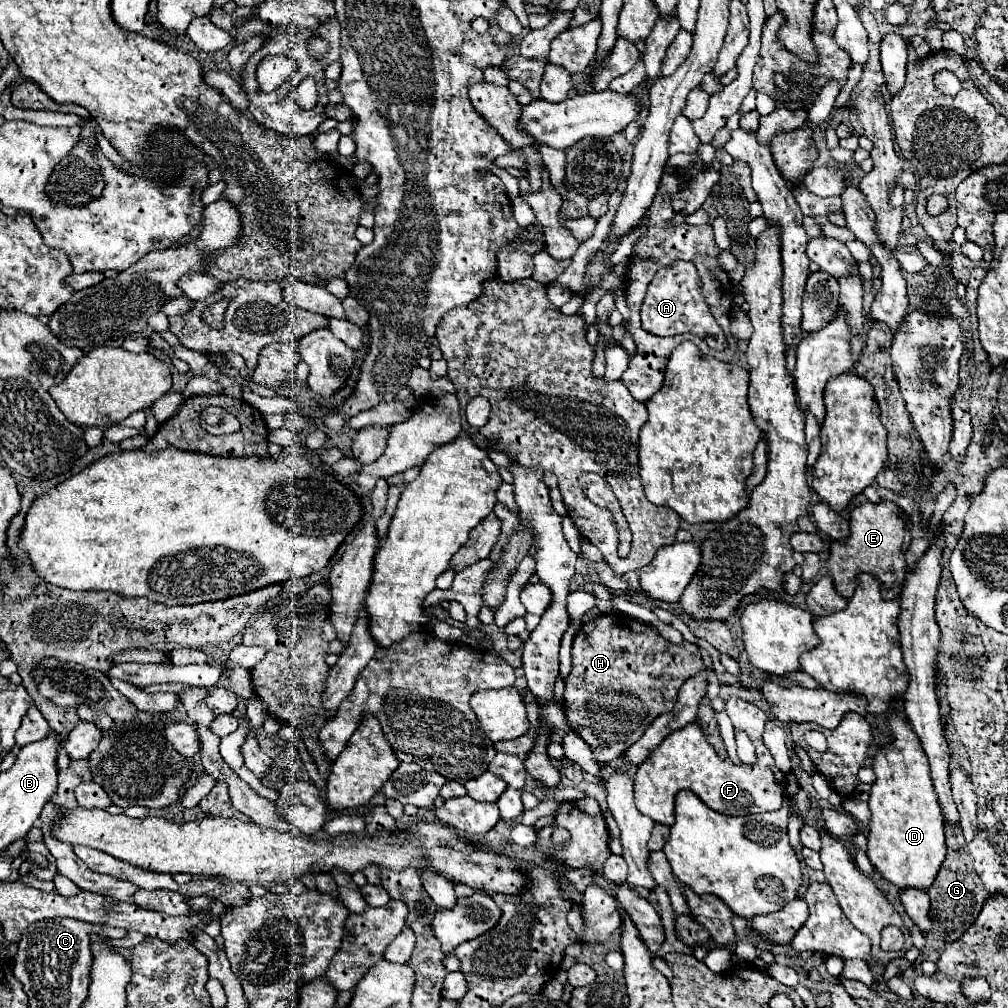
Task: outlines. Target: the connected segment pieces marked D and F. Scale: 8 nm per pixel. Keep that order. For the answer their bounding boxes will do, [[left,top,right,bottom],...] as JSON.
[[866,711,946,889],[634,697,786,825]]

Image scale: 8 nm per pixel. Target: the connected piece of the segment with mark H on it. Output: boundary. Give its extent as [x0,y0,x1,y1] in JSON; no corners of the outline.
[564,613,704,763]

